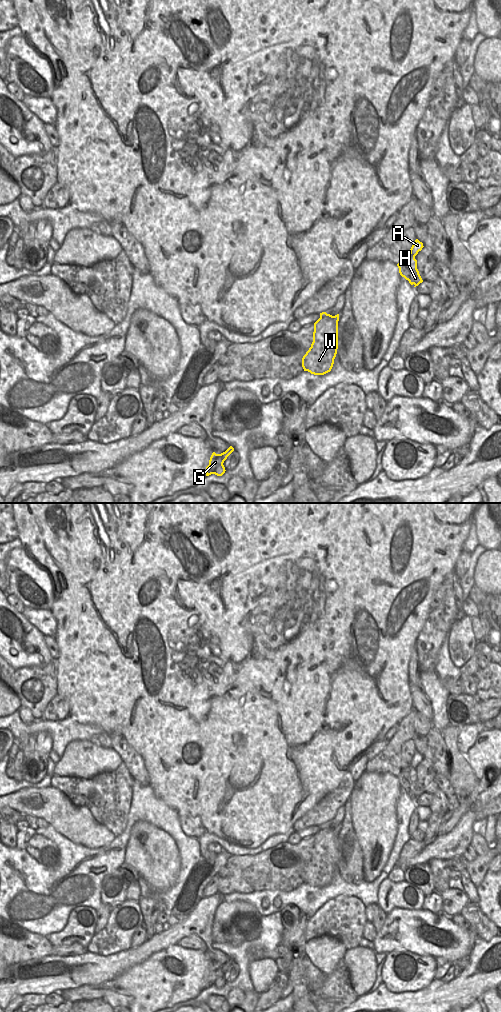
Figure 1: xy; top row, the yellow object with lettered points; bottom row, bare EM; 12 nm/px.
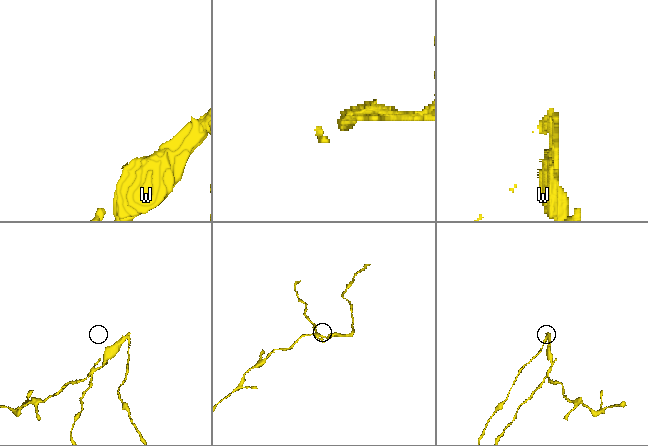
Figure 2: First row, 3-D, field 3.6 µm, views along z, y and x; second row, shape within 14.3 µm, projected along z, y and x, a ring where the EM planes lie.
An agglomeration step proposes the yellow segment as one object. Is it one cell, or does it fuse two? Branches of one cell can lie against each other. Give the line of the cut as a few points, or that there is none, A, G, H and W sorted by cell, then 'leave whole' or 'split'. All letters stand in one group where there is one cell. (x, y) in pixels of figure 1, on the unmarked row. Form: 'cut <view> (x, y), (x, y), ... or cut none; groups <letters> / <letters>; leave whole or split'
cut xy (415, 771), (414, 778), (410, 783), (409, 793); groups A G W / H; split

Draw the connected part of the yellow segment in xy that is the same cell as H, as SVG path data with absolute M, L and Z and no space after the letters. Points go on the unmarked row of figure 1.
M417 772L414 773L414 779L410 783L410 793L409 795L411 797L415 797L414 799L418 798L420 795L422 795L423 792L419 786L419 783L417 781Z

